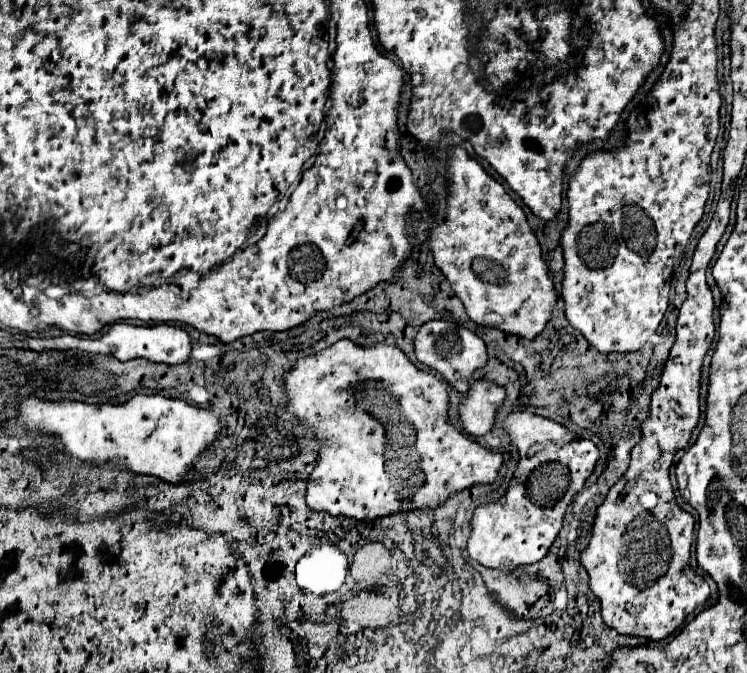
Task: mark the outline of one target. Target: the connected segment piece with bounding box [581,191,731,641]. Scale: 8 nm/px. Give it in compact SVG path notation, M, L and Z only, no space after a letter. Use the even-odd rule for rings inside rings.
M723 191L721 195L723 201L717 203L713 221L705 235L701 237L697 251L693 255L691 263L691 275L687 279L687 299L679 309L679 319L677 319L677 341L669 353L669 359L665 363L663 375L661 375L661 385L653 393L651 399L651 415L647 421L643 421L641 431L643 439L637 443L631 451L631 465L629 471L611 487L605 503L597 509L595 525L593 525L593 535L589 541L589 547L581 553L581 565L589 573L589 587L591 591L601 599L601 615L603 621L615 629L621 635L635 635L635 637L645 637L649 641L659 641L671 635L685 619L687 615L693 613L695 607L703 605L707 595L701 591L689 577L685 575L685 565L689 563L691 555L691 543L693 543L693 525L695 519L691 513L683 511L673 495L673 487L669 481L669 467L673 463L673 457L679 449L689 445L689 439L699 423L701 409L699 409L699 385L701 385L701 367L707 351L711 349L713 337L715 337L715 325L713 325L713 293L707 285L705 271L713 259L713 251L719 243L719 239L725 233L725 227L729 223L729 211L731 211L731 195ZM645 493L655 493L657 499L651 507L643 505L641 497Z

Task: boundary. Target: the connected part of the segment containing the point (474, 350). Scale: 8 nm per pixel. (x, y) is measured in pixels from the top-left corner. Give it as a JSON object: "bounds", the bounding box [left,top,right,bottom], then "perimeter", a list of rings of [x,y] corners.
{"bounds":[415,321,487,393],"perimeter":[[[429,321],[423,327],[419,327],[415,337],[415,353],[421,363],[425,363],[429,369],[437,371],[449,385],[453,385],[457,391],[467,393],[473,381],[473,373],[487,363],[487,347],[485,341],[475,335],[473,331],[451,323],[451,321]]]}

